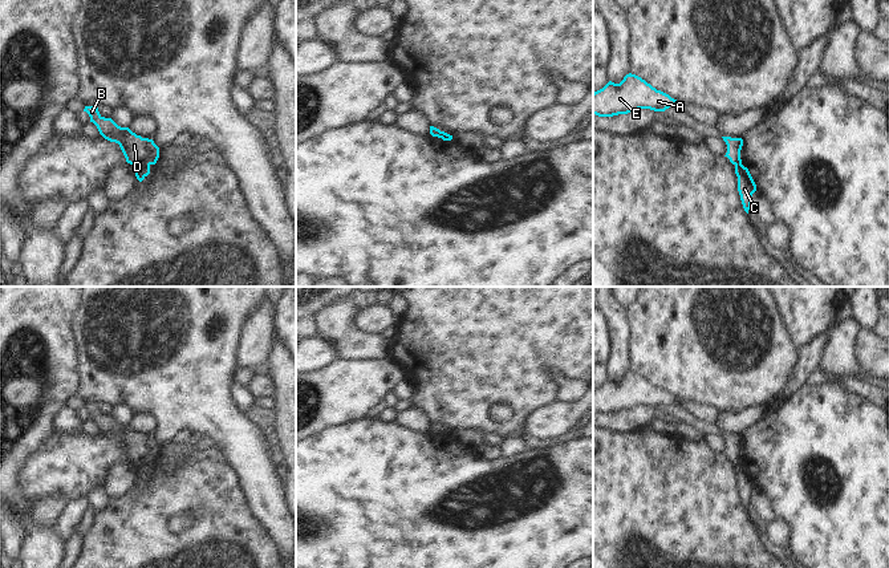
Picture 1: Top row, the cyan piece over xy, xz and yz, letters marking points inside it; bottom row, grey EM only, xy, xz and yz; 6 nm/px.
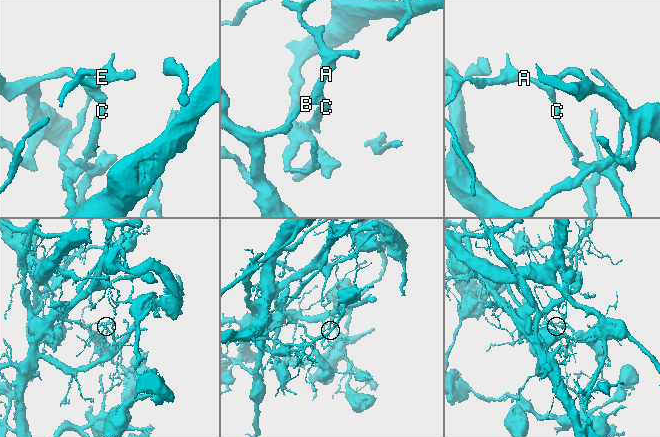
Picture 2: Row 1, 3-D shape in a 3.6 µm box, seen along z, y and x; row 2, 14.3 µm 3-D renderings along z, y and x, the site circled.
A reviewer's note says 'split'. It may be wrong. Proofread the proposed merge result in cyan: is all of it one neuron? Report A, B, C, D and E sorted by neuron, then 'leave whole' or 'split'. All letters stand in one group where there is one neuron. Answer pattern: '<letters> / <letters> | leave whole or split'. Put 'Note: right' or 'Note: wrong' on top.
Note: right
A B D E / C | split

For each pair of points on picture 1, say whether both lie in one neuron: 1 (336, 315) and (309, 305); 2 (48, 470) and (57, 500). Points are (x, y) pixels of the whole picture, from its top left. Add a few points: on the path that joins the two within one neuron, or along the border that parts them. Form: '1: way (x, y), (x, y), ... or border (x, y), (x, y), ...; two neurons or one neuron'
1: border (337, 300), (324, 305), (313, 316); two neurons
2: border (68, 499), (59, 493), (51, 493), (35, 502); two neurons

